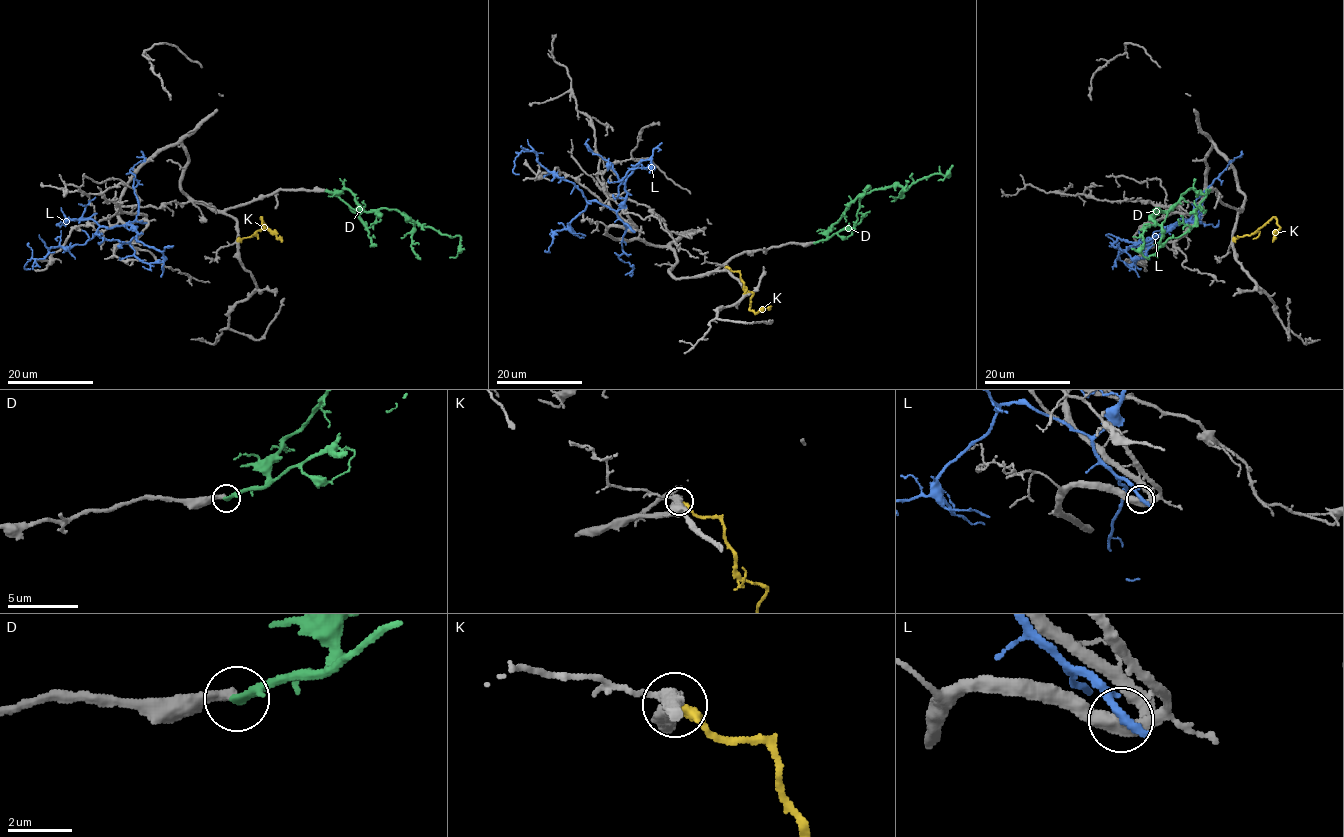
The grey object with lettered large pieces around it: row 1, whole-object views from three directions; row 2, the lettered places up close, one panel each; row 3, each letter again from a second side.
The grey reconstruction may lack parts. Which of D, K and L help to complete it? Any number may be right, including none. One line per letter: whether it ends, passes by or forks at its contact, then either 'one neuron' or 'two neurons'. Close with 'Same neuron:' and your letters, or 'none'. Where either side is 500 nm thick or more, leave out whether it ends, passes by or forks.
D: it ends | two neurons
K: two neurons
L: it ends | two neurons
Same neuron: none

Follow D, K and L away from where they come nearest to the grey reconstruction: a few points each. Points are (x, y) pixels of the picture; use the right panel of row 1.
D: (1209, 191), (1198, 194), (1189, 189), (1167, 211), (1155, 209), (1154, 223), (1140, 235), (1141, 253), (1147, 257)
K: (1233, 239), (1253, 234), (1275, 218), (1279, 231), (1272, 241)
L: (1196, 222), (1167, 226), (1149, 244), (1130, 247), (1118, 255), (1118, 258), (1140, 268)

